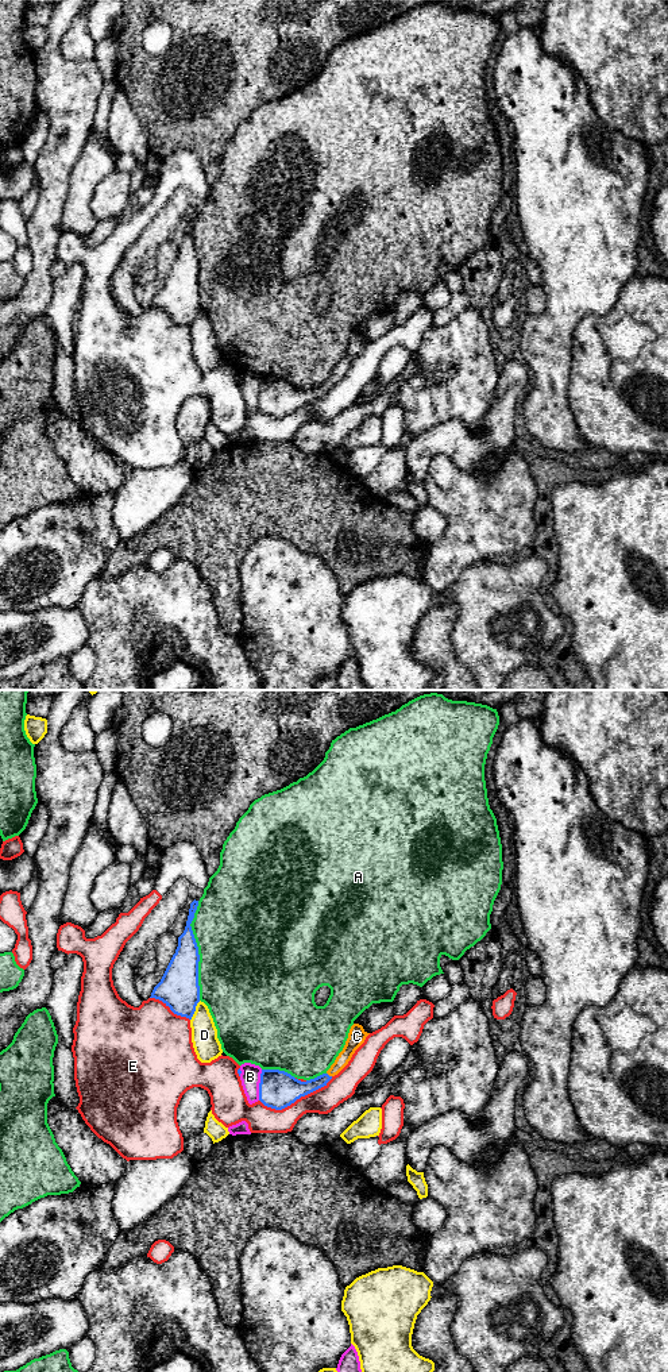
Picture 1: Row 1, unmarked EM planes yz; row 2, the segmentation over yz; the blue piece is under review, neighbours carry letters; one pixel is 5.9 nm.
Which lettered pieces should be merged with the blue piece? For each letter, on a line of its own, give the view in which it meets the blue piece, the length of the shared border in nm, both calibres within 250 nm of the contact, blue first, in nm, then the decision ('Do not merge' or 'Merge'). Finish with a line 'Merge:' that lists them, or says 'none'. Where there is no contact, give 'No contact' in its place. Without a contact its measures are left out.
A: Touches blue in yz. Shared border 600 nm. Thickness 240 nm (blue) against 480 nm. Do not merge
B: Touches blue in yz. Shared border 190 nm. Thickness 220 nm (blue) against 120 nm. Do not merge
C: Touches blue in yz. Shared border 40 nm. Thickness 150 nm (blue) against 90 nm. Merge
D: Touches blue in yz. Shared border 130 nm. Thickness 240 nm (blue) against 160 nm. Do not merge
E: Touches blue in yz. Shared border 460 nm. Thickness 220 nm (blue) against 160 nm. Do not merge
Merge: C

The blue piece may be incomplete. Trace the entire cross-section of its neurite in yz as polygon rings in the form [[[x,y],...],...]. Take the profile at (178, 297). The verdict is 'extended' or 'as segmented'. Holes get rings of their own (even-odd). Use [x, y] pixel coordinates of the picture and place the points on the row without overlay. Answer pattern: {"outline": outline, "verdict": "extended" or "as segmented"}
{"outline": [[[198,209],[190,212],[184,242],[178,246],[178,255],[173,263],[161,290],[154,296],[151,305],[162,309],[170,319],[192,328],[200,311],[198,294],[198,255],[192,239],[192,230]]], "verdict": "as segmented"}

